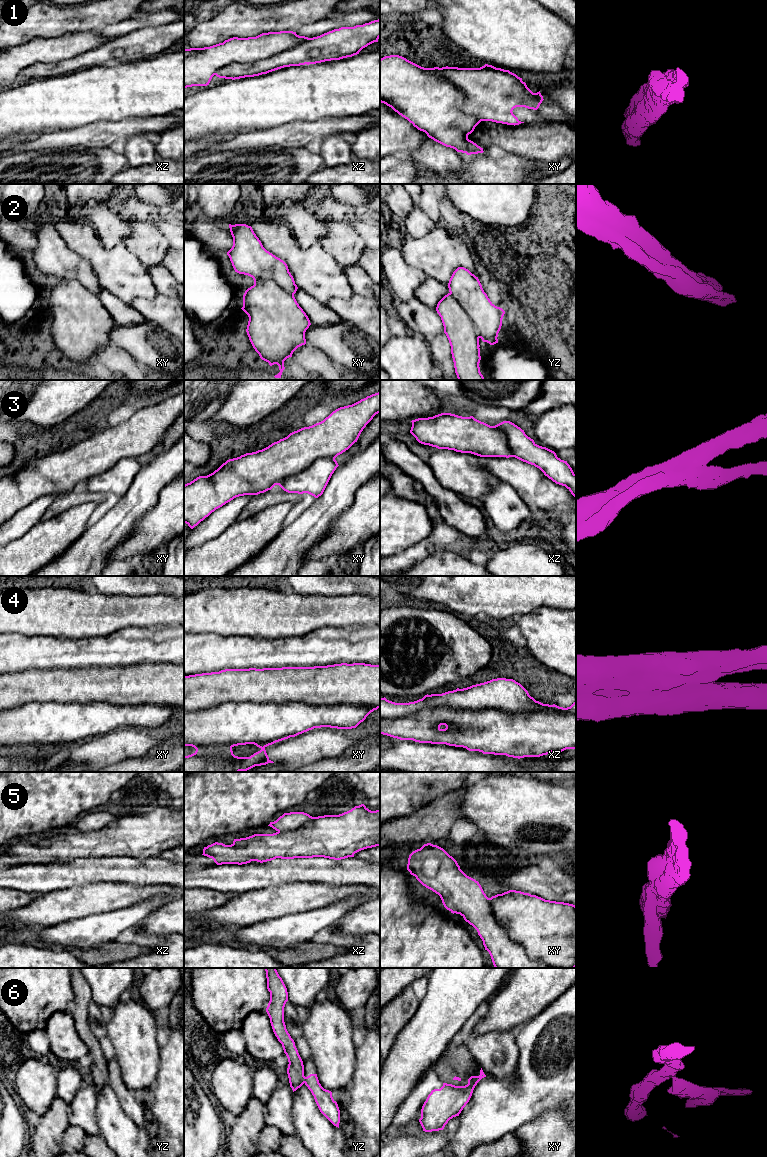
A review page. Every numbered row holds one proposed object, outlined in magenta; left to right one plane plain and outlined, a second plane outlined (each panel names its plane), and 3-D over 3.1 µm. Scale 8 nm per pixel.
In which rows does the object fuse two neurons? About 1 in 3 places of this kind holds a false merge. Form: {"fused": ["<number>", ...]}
{"fused": ["2", "4", "5", "6"]}

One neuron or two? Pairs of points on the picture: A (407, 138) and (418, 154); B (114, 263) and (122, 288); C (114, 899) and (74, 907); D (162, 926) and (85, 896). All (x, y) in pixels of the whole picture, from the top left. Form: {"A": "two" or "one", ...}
{"A": "two", "B": "one", "C": "one", "D": "two"}

